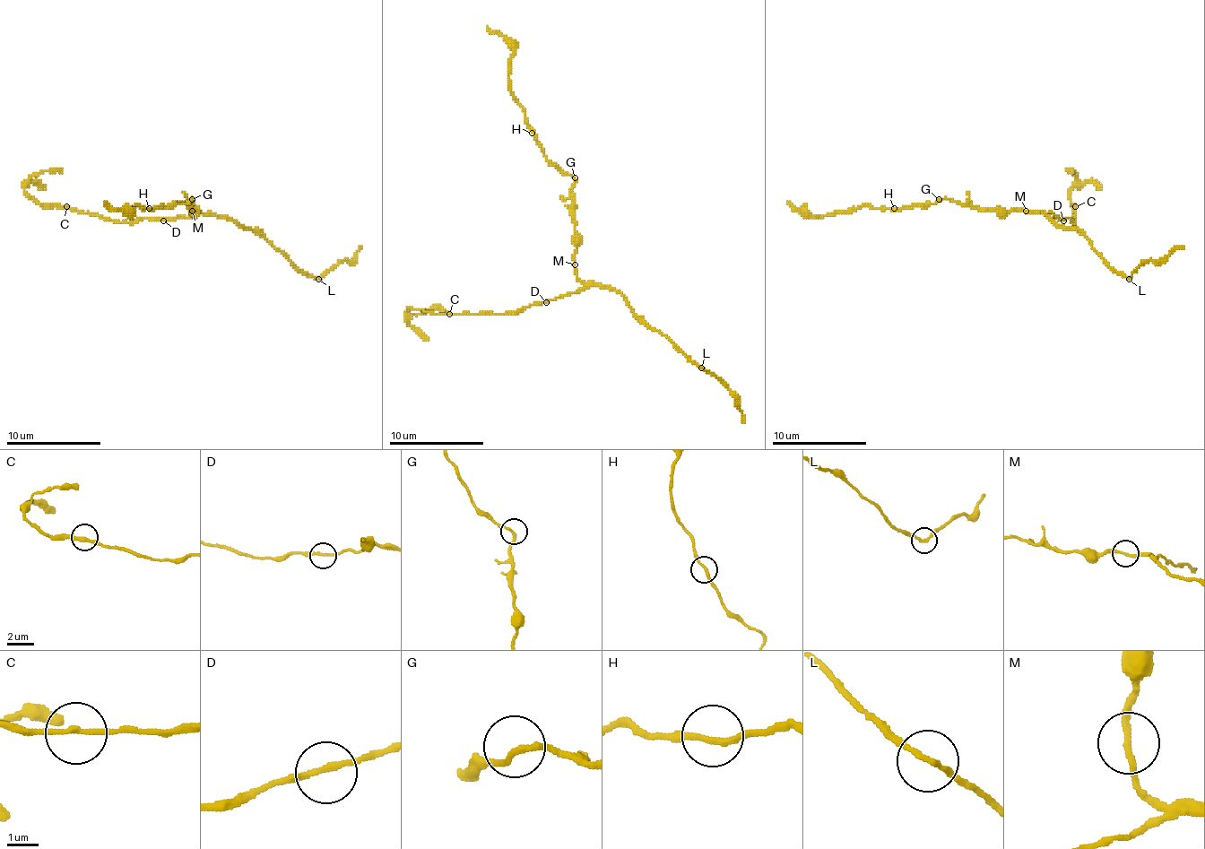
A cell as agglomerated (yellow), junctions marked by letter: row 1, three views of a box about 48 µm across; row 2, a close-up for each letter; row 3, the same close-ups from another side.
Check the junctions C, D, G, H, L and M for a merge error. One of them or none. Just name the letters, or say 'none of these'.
none of these

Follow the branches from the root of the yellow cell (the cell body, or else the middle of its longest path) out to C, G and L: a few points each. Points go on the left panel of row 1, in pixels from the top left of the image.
C: (192, 211), (201, 213), (186, 218), (140, 218), (133, 222), (114, 222), (97, 215), (71, 211), (66, 206)
G: (192, 211), (194, 211), (189, 202), (192, 199)
L: (192, 211), (227, 215), (244, 227), (257, 229), (300, 270), (319, 279)

